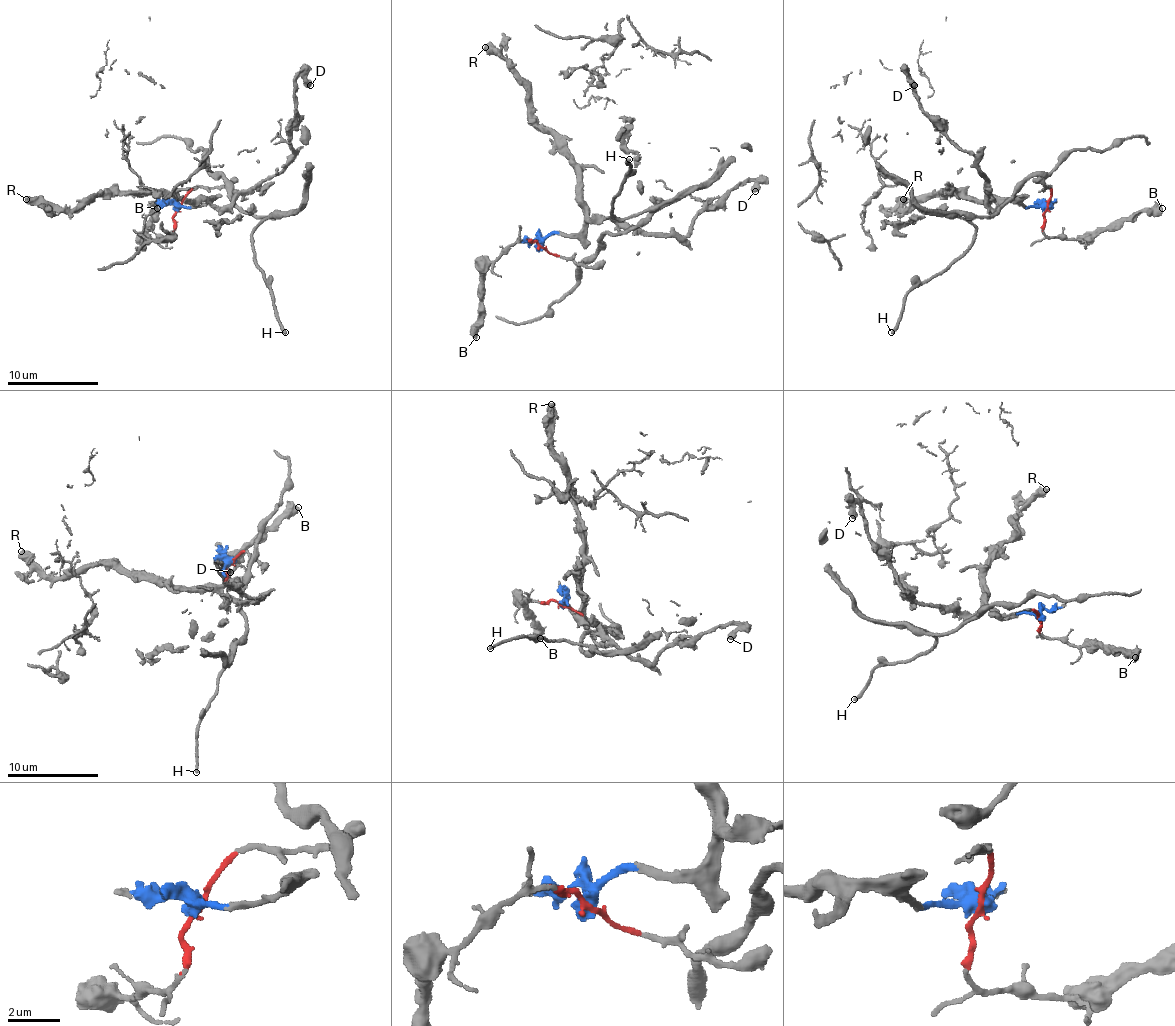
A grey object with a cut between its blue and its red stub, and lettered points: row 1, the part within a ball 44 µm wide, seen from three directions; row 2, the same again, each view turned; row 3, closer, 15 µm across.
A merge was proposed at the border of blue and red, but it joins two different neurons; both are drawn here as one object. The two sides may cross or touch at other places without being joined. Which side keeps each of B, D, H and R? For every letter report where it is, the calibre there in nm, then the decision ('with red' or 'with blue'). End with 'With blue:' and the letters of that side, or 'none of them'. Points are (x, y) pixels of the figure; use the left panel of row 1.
B: place (157, 208); calibre 550 nm; with red
D: place (310, 85); calibre 480 nm; with blue
H: place (285, 332); calibre 240 nm; with red
R: place (26, 199); calibre 600 nm; with blue
With blue: D, R

